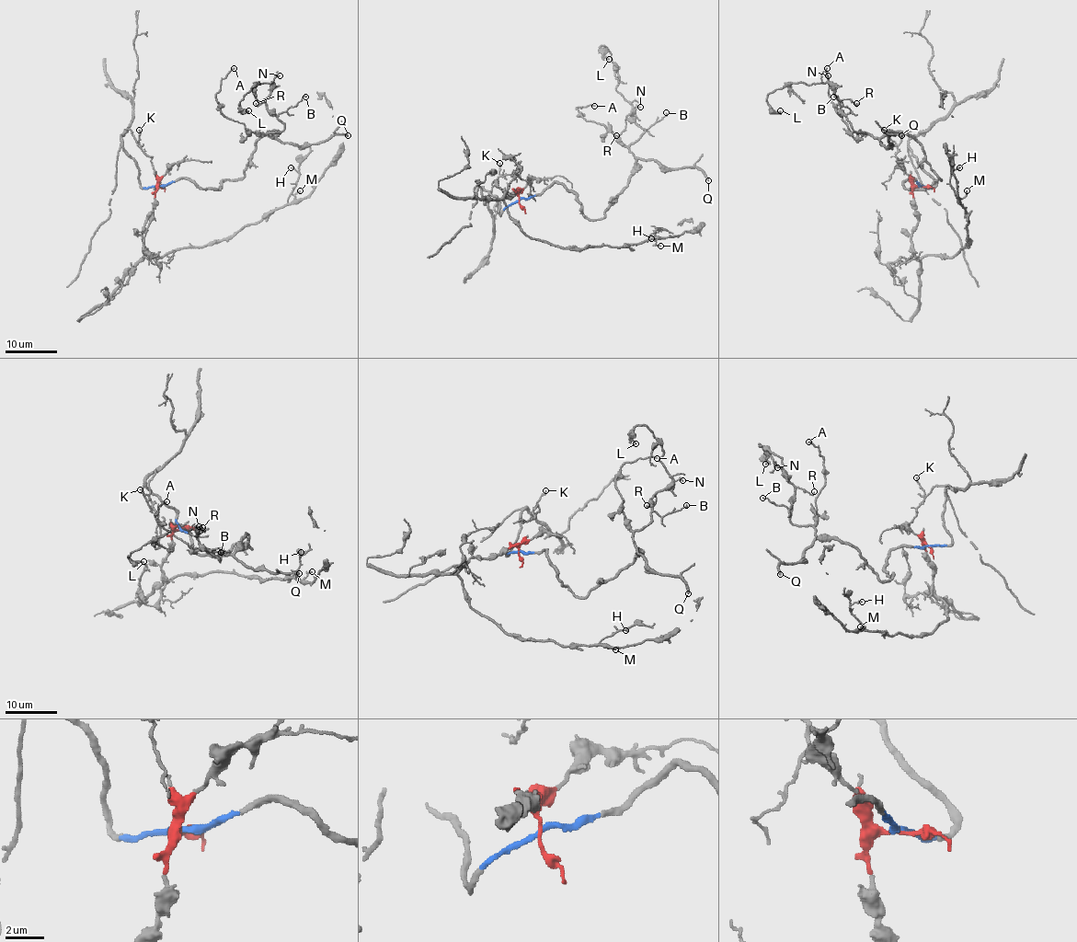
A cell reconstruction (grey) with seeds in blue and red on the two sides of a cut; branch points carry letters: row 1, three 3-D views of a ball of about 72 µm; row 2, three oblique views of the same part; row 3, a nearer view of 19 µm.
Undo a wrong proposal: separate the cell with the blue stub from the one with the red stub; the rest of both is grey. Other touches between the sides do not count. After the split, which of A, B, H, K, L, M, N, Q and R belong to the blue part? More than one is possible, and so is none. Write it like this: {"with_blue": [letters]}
{"with_blue": ["A", "B", "K", "L", "N", "Q", "R"]}

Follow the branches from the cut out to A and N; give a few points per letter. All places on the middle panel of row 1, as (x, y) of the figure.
A: (519, 200), (559, 182), (585, 215), (604, 217), (635, 160), (577, 109), (595, 106)
N: (519, 200), (559, 182), (585, 215), (601, 220), (627, 185), (630, 146), (644, 131), (625, 118), (640, 108)

